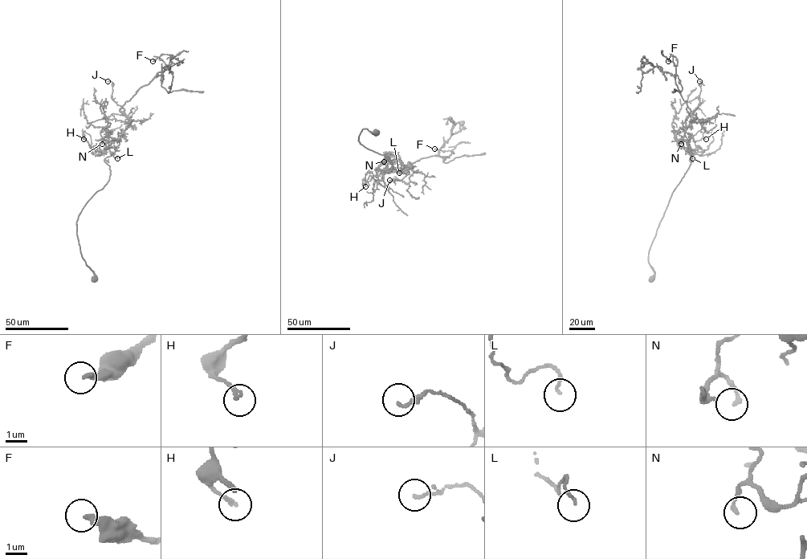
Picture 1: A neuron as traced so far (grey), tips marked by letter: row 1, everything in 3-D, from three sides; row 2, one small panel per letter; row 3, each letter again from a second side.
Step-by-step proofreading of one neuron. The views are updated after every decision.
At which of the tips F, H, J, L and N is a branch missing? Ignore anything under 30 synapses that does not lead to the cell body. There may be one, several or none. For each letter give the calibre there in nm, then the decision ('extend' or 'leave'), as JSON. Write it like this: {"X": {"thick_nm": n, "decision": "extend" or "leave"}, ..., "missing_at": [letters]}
{"F": {"thick_nm": 280, "decision": "leave"}, "H": {"thick_nm": 190, "decision": "leave"}, "J": {"thick_nm": 130, "decision": "leave"}, "L": {"thick_nm": 100, "decision": "leave"}, "N": {"thick_nm": 160, "decision": "leave"}, "missing_at": []}

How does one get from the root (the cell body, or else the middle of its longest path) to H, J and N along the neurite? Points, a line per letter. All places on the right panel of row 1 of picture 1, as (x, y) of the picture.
H: (652, 278), (648, 252), (656, 230), (690, 164), (688, 148), (695, 150), (695, 142), (706, 139)
J: (652, 278), (654, 271), (648, 261), (649, 250), (672, 193), (690, 163), (682, 124), (699, 104), (699, 81)
N: (652, 278), (649, 250), (672, 193), (690, 163), (690, 148), (683, 138), (681, 144)

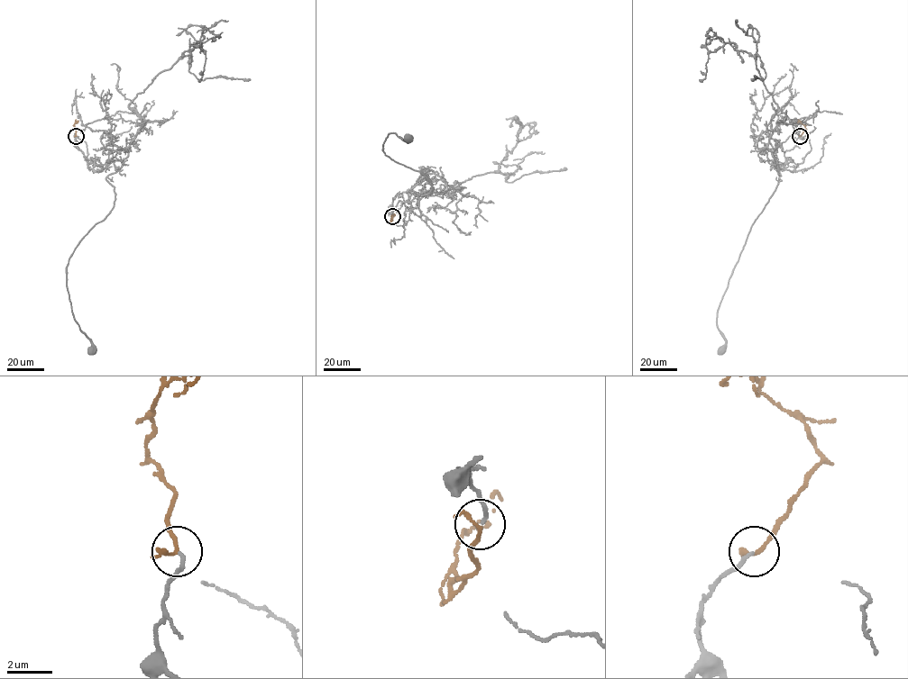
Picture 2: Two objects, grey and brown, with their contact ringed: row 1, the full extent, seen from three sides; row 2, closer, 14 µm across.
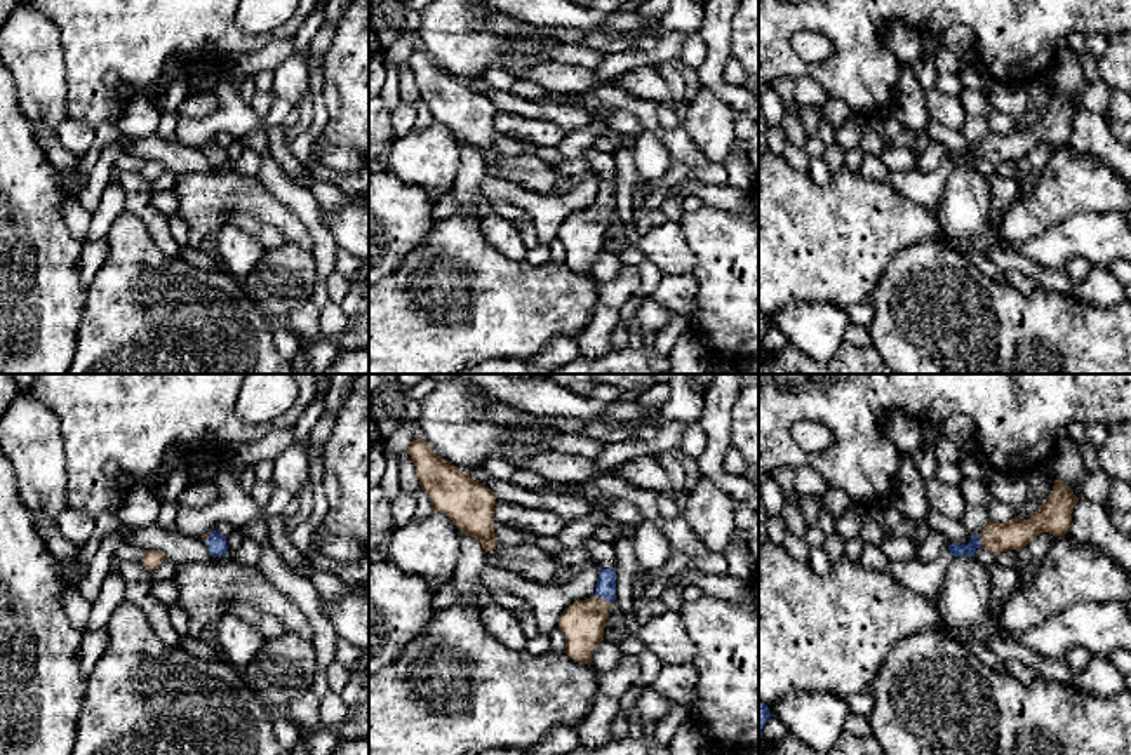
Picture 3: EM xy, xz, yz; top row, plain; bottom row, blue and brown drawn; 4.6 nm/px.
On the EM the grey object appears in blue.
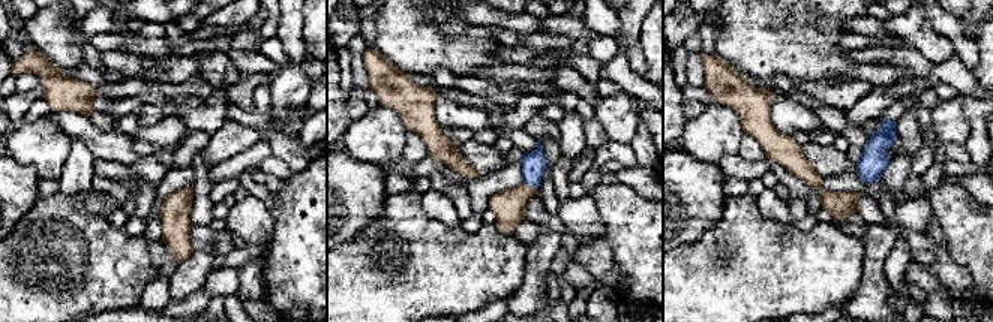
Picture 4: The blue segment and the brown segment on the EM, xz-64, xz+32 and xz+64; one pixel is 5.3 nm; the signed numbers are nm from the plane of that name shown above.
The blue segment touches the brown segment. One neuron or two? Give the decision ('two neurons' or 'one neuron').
one neuron

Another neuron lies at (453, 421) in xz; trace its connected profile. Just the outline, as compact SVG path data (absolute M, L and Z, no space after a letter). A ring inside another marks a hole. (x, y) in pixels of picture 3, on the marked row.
M444 379L421 400L416 431L437 456L459 470L484 466L489 458L522 468L522 459L552 452L545 442L559 431L546 426L545 418L538 418L536 424L501 426L485 416L491 400L470 381Z

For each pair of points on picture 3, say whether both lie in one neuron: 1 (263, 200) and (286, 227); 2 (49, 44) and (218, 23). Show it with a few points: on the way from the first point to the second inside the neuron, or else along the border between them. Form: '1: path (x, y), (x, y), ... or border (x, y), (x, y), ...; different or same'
1: path (268, 207), (281, 220); same
2: border (49, 18), (61, 35), (66, 82); different

